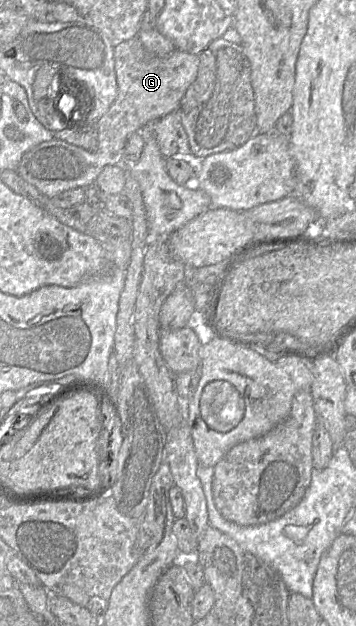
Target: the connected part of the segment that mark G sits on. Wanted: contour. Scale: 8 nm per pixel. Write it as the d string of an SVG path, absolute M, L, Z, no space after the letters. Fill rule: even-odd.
M137 37L115 43L114 61L118 91L109 109L97 121L97 149L90 151L53 138L22 156L16 173L43 195L52 198L69 189L86 187L95 182L106 166L123 164L128 137L149 121L175 113L188 87L196 79L199 67L196 54L174 50L160 57L146 50Z

